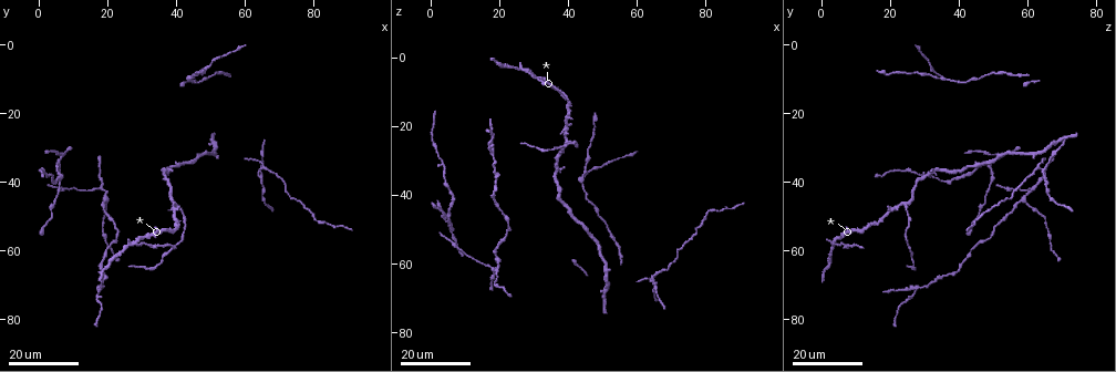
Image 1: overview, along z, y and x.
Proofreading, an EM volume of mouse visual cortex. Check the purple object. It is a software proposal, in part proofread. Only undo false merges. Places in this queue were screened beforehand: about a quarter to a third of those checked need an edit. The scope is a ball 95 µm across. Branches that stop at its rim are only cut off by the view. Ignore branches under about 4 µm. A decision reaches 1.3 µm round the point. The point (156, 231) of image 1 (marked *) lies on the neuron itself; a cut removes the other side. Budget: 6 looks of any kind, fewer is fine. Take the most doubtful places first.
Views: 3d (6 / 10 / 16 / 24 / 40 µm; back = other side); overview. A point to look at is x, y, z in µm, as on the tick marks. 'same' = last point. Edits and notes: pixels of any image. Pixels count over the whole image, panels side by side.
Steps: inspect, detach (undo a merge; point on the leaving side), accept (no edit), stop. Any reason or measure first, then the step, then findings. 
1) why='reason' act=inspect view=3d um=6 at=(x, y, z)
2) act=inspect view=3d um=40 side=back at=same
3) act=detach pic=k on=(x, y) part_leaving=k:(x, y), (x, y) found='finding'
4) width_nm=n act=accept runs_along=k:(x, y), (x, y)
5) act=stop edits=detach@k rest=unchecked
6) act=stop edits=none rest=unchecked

act=inspect view=3d um=24 at=(28.0, 58.0, 4.0)

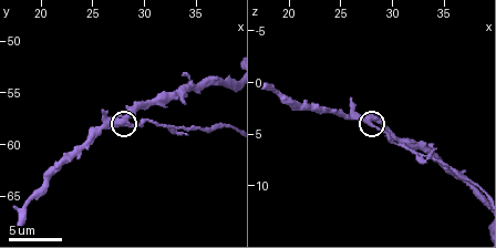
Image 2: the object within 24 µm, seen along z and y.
why='zoom in' act=inspect view=3d um=10 at=same

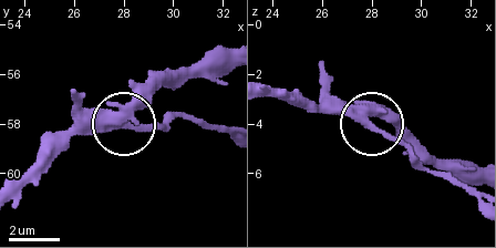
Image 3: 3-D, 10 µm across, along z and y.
side_arm_um=16 act=detach pic=3 on=(386, 134) part_leaving=3:(111, 126), (159, 126), (178, 117), (229, 126) found='a second neuron is stuck on'

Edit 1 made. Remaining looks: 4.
act=inspect view=3d um=24 at=(52.0, 28.5, 67.5)

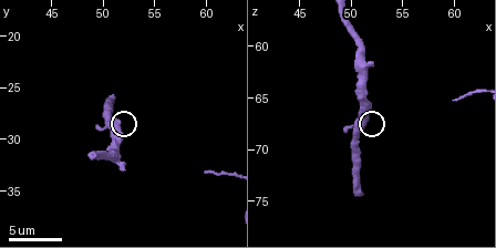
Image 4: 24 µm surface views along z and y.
act=inspect view=3d um=10 at=(51.4, 28.2, 67.0)

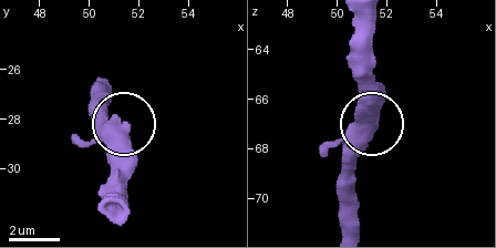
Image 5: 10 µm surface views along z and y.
width_nm=530 act=accept found='one neuron here'

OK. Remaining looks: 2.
why='thin arm on a thick one' act=inspect view=3d um=24 at=(43.5, 9.5, 35.5)

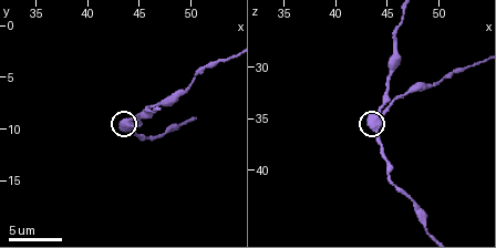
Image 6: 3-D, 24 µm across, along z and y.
act=inspect view=3d um=6 at=(43.8, 9.4, 35.0)

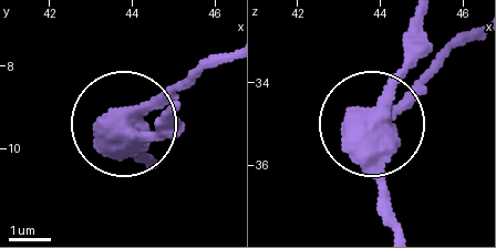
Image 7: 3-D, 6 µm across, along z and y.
side_arm_um=21 act=accept runs_along=7:(399, 227), (374, 111), (431, 51) found='one neuron here'

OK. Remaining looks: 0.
act=stop edits=detach@3 rest=unchecked

